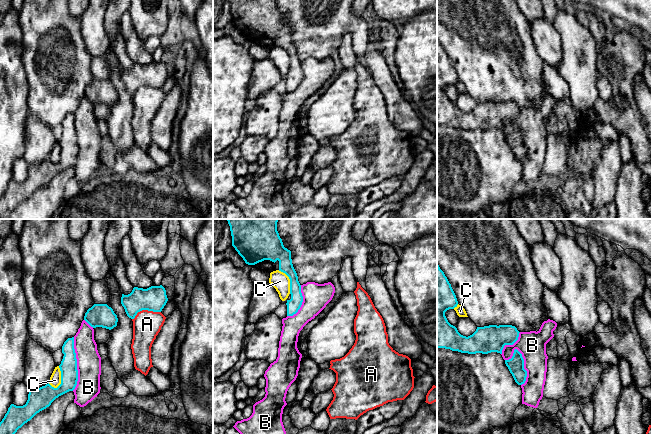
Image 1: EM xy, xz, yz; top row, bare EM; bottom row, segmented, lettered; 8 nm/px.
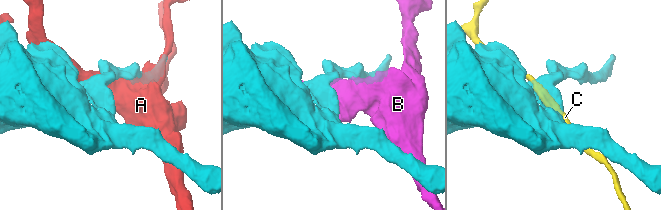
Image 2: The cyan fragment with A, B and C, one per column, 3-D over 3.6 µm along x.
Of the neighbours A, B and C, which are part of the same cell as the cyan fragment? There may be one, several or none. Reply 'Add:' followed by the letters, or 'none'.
Add: none

